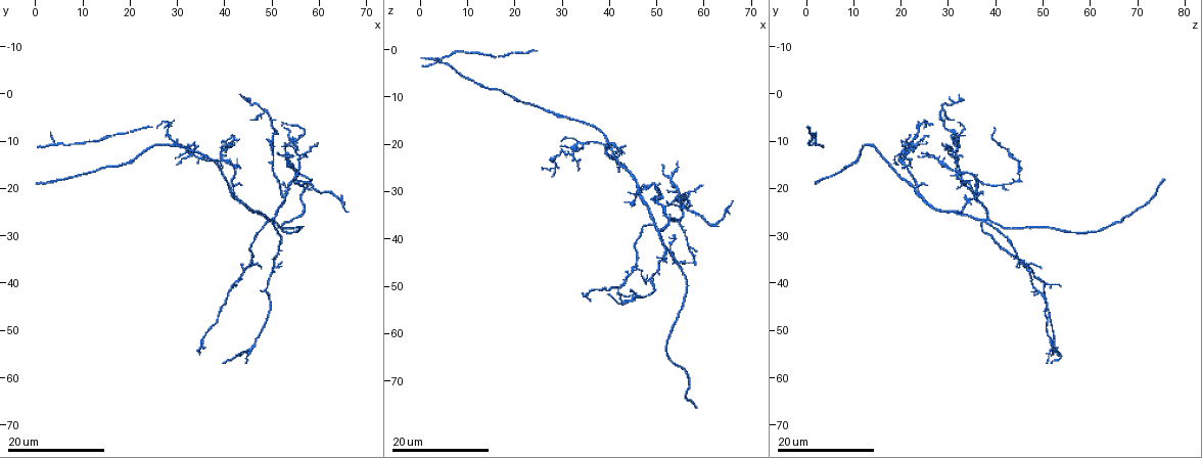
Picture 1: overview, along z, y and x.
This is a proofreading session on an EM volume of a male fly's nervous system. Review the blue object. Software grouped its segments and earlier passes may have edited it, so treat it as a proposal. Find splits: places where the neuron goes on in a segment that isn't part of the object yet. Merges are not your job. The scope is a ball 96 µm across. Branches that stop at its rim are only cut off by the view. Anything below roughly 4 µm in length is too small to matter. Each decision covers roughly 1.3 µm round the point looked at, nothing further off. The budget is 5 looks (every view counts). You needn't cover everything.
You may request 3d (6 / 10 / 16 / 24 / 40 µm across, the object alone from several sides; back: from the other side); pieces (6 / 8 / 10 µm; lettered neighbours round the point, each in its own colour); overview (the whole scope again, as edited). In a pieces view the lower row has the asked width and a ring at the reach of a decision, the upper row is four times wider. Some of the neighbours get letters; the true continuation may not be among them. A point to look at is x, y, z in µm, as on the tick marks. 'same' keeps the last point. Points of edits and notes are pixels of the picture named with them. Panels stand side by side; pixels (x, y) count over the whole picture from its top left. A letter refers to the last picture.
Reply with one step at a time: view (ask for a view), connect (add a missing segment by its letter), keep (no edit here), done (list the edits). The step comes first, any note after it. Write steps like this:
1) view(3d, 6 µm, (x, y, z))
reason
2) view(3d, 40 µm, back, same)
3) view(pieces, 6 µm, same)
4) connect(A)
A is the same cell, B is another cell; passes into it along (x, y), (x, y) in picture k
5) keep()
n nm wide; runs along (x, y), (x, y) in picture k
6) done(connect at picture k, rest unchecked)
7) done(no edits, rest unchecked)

view(3d, 24 µm, (24.0, 7.0, 0.0))
branch stops here

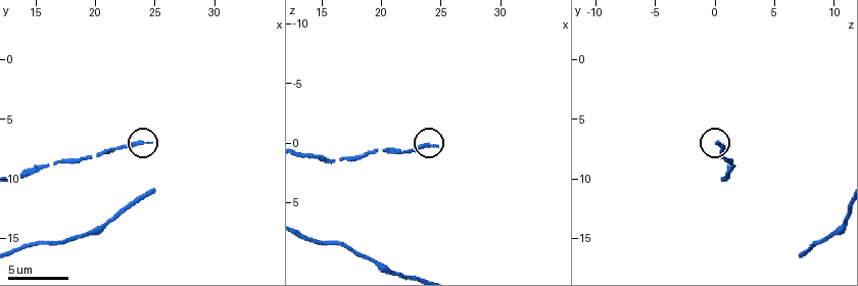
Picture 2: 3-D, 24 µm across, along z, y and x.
view(pieces, 6 µm, (24.8, 7.2, 0.4))
see the neighbours

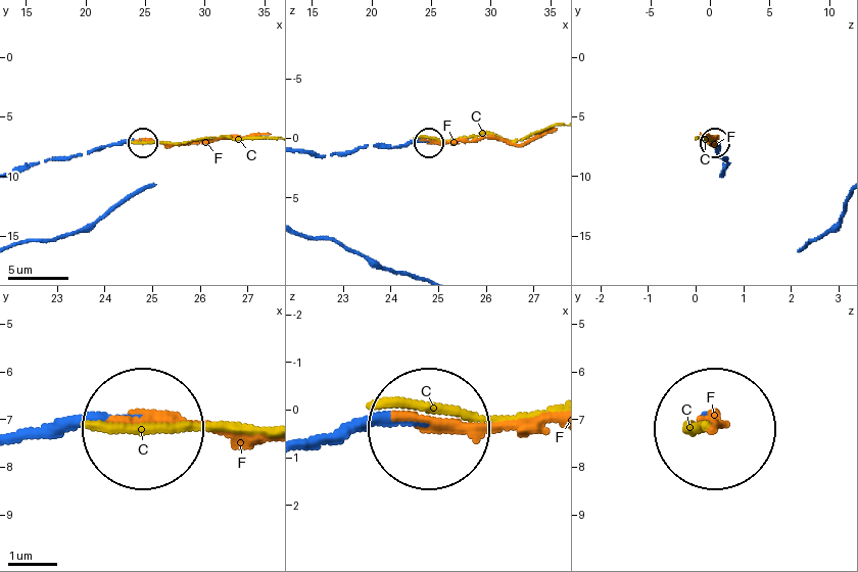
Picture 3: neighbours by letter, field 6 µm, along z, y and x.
connect(F)
150 nm wide; F is the same cell, C is another cell; passes into it along (302, 442), (375, 422), (545, 422) in picture 3; the neuron continues

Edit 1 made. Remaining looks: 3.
view(overview)
see it whole again

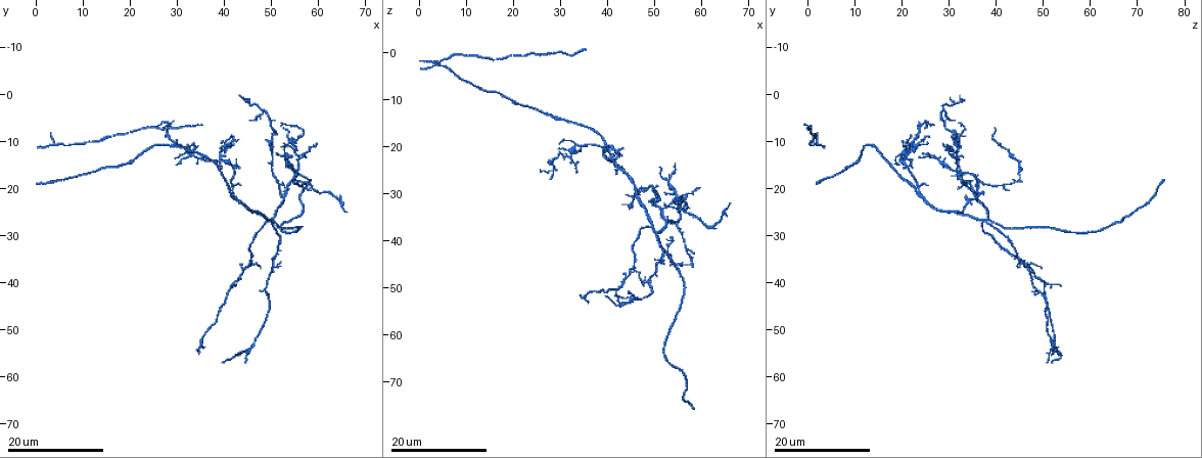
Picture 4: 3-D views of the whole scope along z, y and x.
view(3d, 24 µm, (45.0, 6.0, 31.5))
thin end

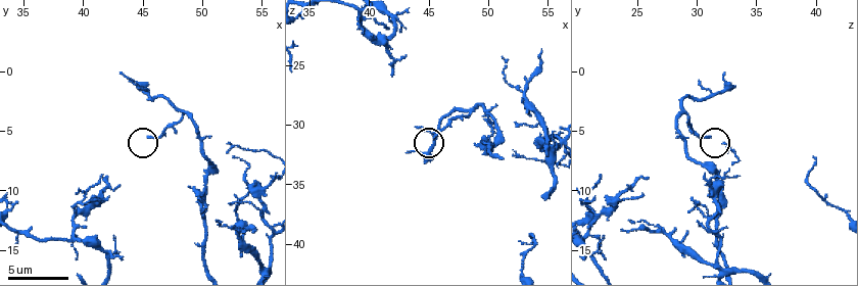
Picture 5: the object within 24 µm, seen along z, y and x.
view(pieces, 10 µm, (45.6, 5.6, 31.0))

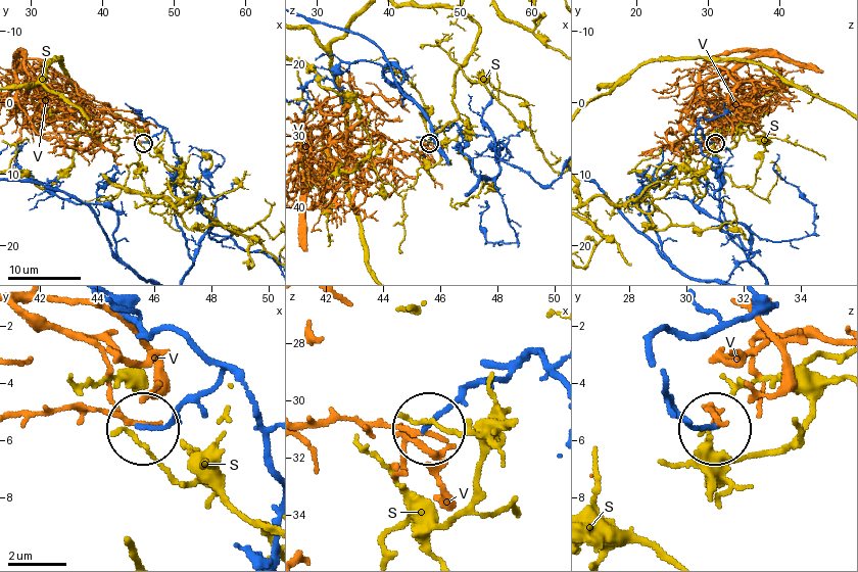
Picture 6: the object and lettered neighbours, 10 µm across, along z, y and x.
keep()
S and V are other cells; no lettered segment goes on from it

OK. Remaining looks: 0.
done(connect at picture 3, rest unchecked)

